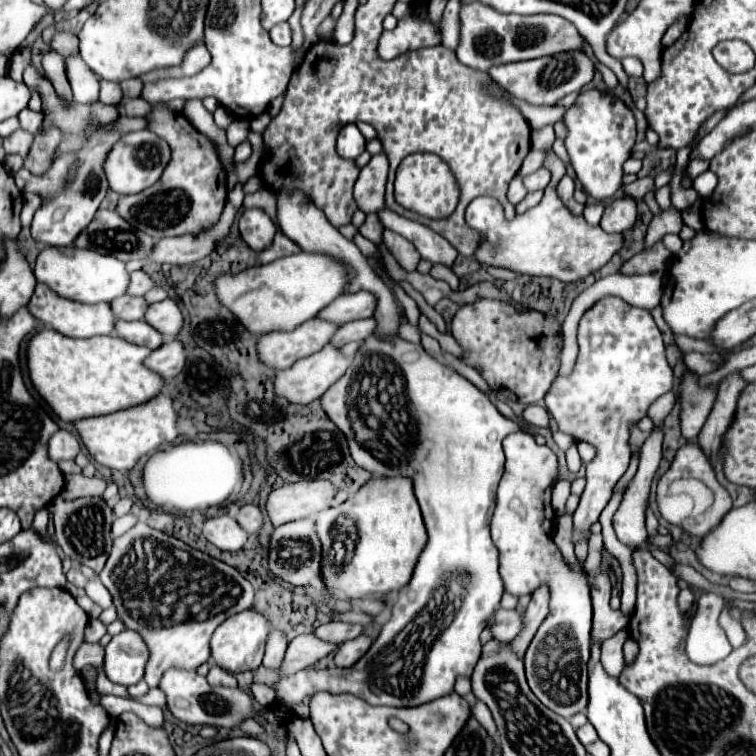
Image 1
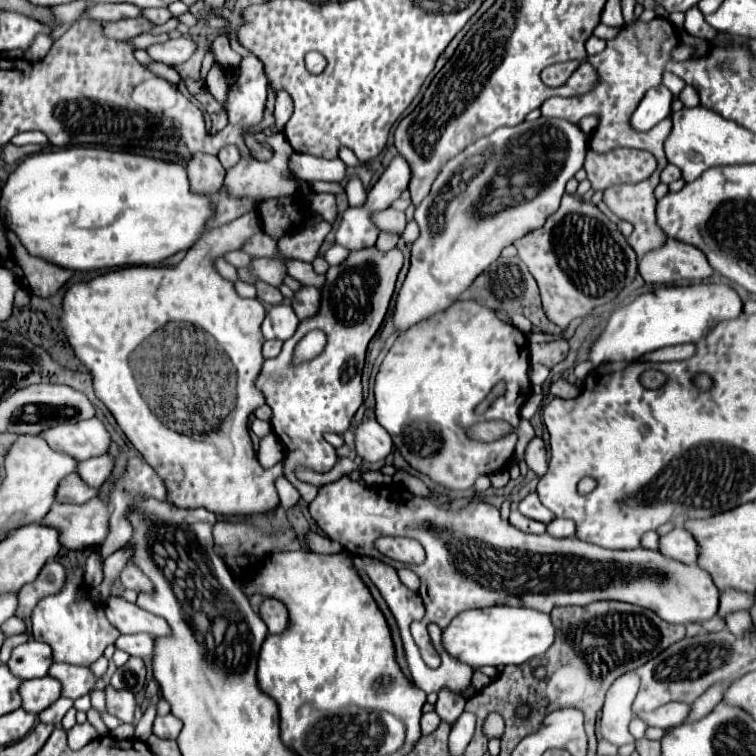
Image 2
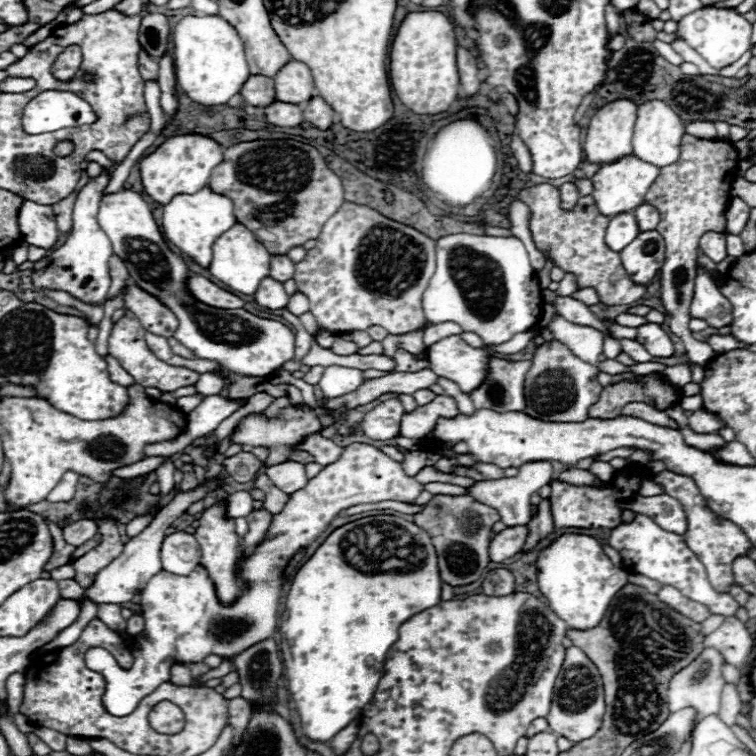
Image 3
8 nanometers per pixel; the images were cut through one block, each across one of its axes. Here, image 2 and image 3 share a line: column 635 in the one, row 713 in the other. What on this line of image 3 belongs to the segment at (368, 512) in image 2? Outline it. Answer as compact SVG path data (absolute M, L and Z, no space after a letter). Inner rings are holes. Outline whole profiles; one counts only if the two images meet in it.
M576 646L566 648L564 666L562 666L562 670L556 678L556 686L554 686L552 708L550 708L550 714L546 716L550 730L572 742L586 740L586 738L594 736L596 730L602 726L604 710L606 710L604 688L602 688L598 668L590 662L590 658L580 648L576 648Z

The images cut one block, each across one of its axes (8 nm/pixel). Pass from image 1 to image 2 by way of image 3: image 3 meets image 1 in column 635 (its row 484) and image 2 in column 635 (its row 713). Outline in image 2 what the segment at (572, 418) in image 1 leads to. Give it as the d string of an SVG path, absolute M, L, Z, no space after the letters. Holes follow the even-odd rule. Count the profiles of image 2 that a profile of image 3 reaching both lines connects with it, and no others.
M656 86L648 90L646 96L640 100L638 108L632 112L630 126L636 132L648 132L666 116L670 116L670 104L672 104L672 94L666 86Z

